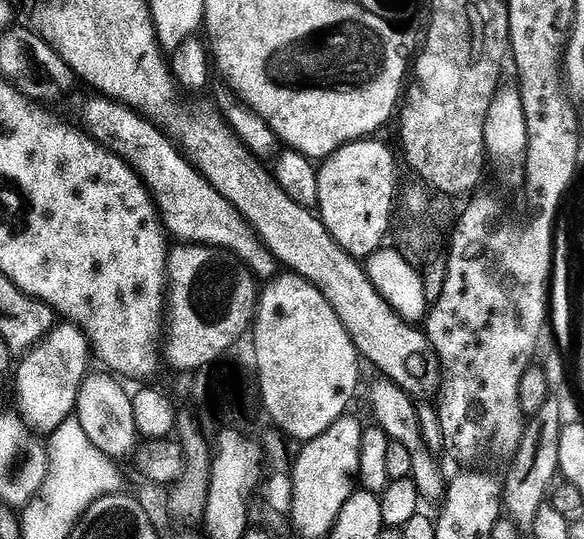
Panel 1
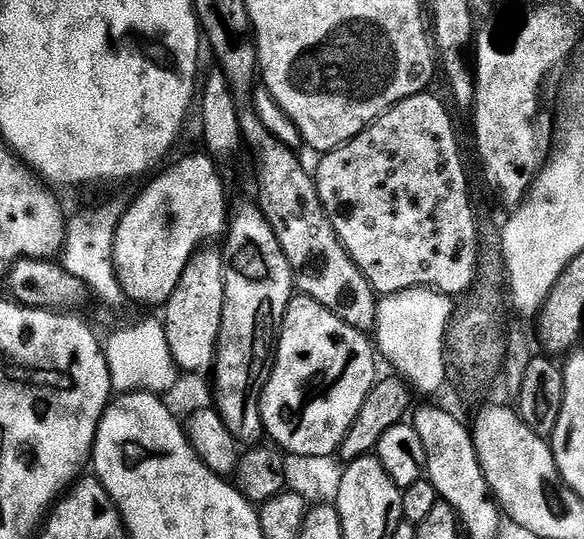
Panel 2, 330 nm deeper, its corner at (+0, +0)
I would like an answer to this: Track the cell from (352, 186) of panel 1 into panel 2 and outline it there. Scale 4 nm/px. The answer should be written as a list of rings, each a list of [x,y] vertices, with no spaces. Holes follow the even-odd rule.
[[[431,91],[419,92],[416,96],[398,102],[390,111],[379,116],[370,127],[359,132],[349,144],[343,144],[333,152],[323,153],[319,157],[320,165],[314,168],[316,189],[338,238],[343,242],[358,270],[362,270],[372,289],[380,296],[389,296],[411,288],[431,288],[443,292],[449,298],[460,298],[476,281],[476,263],[480,253],[480,236],[476,232],[478,216],[472,213],[472,200],[468,197],[468,176],[464,173],[464,160],[460,157],[460,144],[456,141],[456,128],[452,125],[452,116],[444,109],[443,102],[432,95]]]

